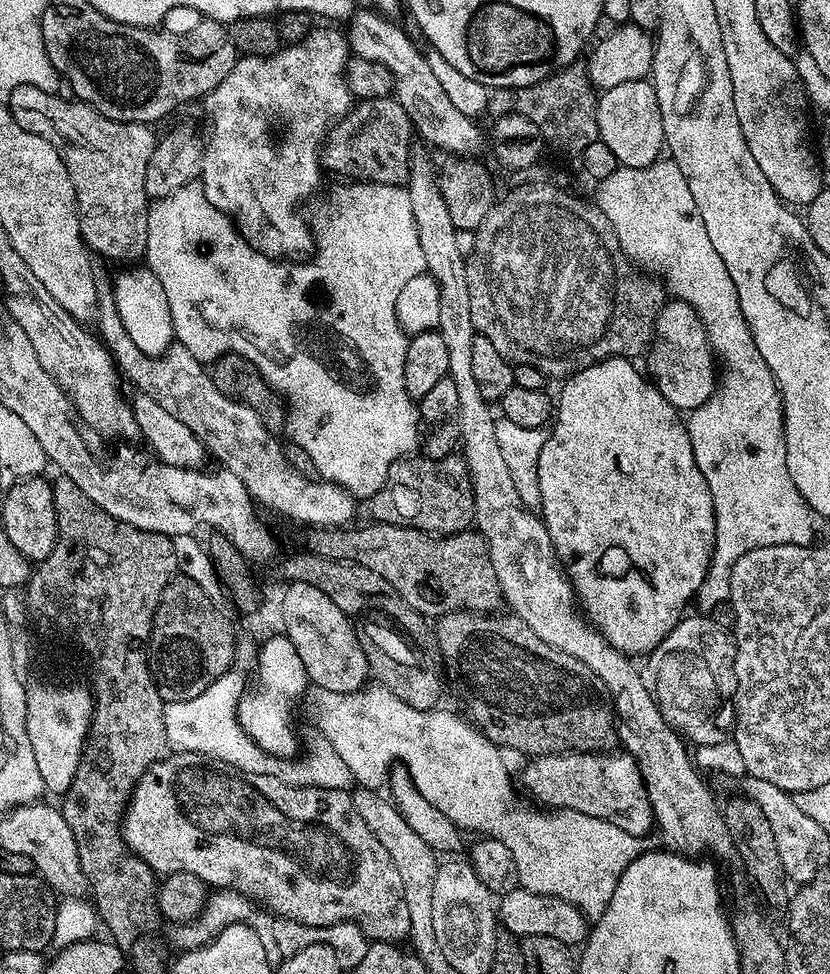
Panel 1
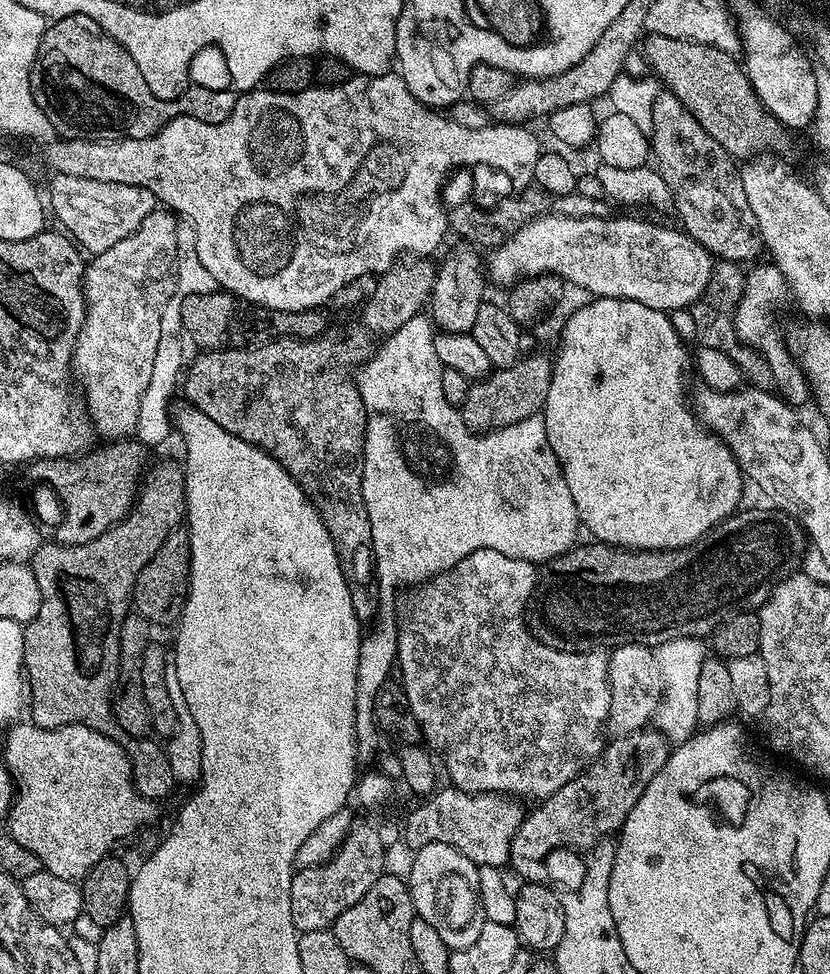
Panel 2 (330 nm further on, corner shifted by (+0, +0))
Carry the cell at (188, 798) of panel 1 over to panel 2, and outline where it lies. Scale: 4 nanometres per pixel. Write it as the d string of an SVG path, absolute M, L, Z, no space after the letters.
M16 722L5 732L2 762L14 777L12 837L18 846L26 846L40 860L41 869L54 874L54 878L83 881L84 875L115 849L115 844L130 839L155 818L157 805L136 792L132 762L123 743L80 724L42 729L31 722Z

